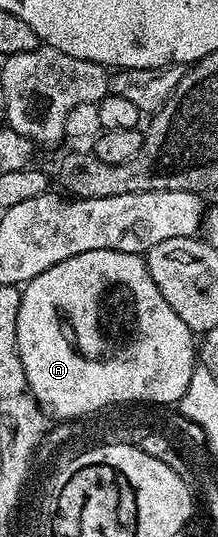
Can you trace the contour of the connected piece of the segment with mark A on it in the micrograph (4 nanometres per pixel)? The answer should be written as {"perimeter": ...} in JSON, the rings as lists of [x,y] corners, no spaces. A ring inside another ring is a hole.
{"perimeter":[[[95,249],[87,253],[79,253],[75,257],[67,257],[67,261],[59,261],[59,265],[51,265],[39,277],[30,279],[24,284],[19,305],[19,321],[17,322],[17,340],[19,341],[19,357],[23,361],[23,373],[27,373],[29,392],[37,399],[46,416],[59,421],[62,415],[74,415],[76,411],[89,411],[89,407],[98,407],[100,403],[109,403],[109,399],[168,399],[171,405],[180,404],[183,393],[187,393],[187,381],[191,381],[191,373],[195,366],[195,335],[189,330],[182,318],[163,299],[148,271],[146,260],[140,255],[119,253],[107,249]]]}

